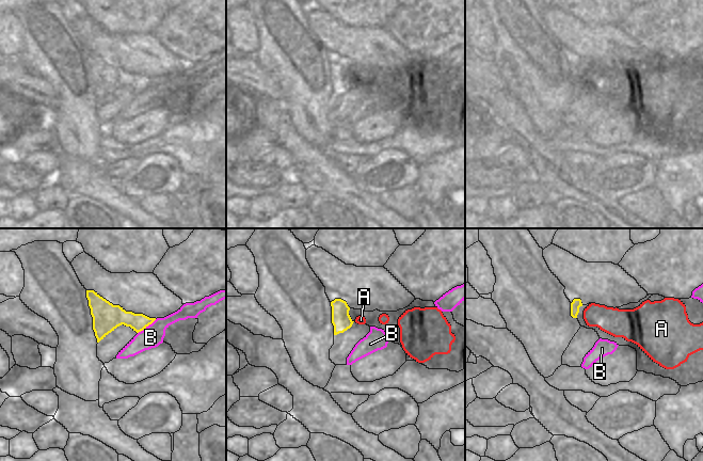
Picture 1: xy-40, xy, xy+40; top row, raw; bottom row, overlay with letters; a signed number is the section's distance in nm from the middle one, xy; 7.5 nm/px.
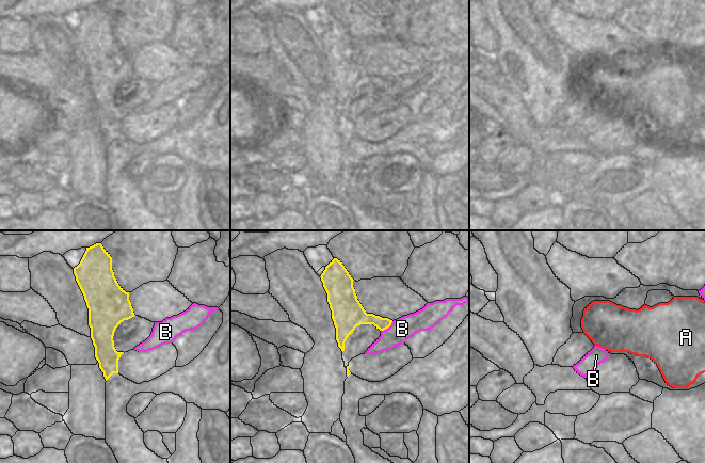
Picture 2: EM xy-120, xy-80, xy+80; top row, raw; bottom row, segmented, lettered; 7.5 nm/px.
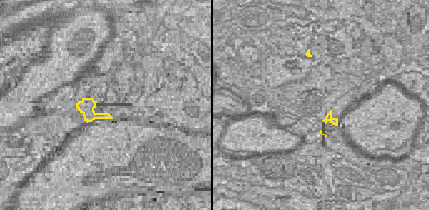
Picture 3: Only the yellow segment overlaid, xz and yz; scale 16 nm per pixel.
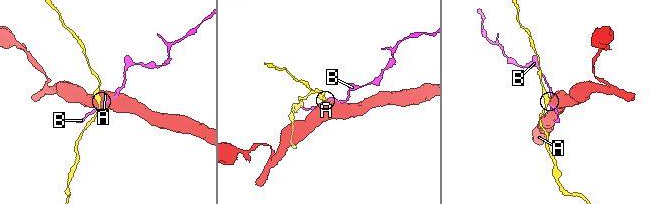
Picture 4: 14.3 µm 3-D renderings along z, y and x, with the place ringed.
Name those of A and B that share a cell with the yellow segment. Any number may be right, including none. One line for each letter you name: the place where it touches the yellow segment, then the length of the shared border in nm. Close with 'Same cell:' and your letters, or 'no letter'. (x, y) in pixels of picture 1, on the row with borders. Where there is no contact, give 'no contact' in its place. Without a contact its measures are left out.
Same cell: no letter

